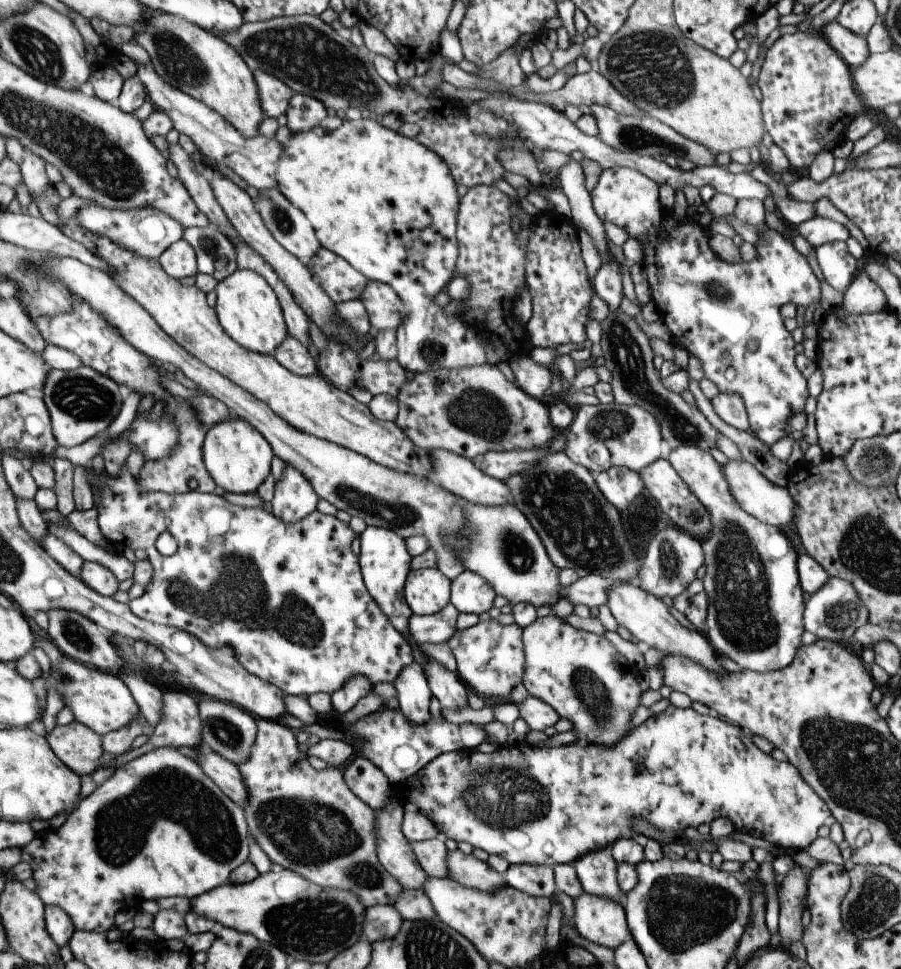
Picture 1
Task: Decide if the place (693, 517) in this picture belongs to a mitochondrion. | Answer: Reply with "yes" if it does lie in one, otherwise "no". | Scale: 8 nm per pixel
yes

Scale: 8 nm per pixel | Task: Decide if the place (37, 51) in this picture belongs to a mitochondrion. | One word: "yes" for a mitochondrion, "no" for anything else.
yes

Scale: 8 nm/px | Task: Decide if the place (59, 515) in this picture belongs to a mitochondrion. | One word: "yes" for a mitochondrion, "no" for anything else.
no

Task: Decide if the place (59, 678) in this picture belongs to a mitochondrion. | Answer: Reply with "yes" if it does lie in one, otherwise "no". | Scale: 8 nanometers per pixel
yes

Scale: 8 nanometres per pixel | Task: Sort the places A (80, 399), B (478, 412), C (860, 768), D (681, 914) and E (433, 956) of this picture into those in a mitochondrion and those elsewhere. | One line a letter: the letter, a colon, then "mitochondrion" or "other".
A: mitochondrion
B: mitochondrion
C: mitochondrion
D: mitochondrion
E: mitochondrion

